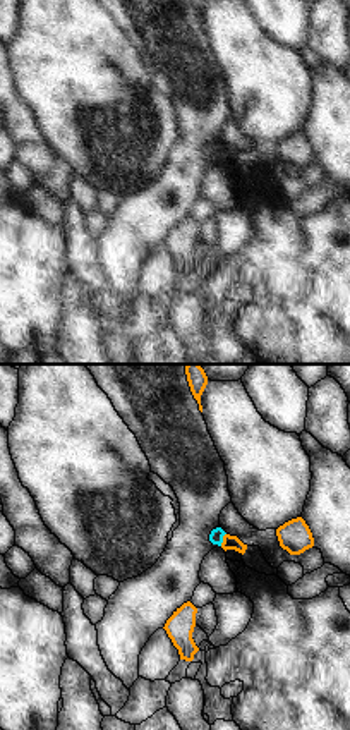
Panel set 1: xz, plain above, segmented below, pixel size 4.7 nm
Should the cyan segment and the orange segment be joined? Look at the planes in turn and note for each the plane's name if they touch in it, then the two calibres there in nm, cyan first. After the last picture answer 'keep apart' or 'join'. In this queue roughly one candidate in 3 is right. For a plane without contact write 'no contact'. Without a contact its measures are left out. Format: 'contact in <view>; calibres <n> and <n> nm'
contact in xz; calibres 70 and 60 nm

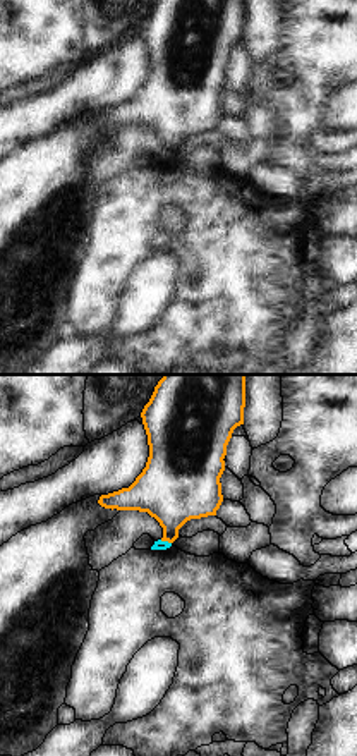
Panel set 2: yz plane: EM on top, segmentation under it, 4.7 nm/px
contact in yz; calibres 50 and 320 nm

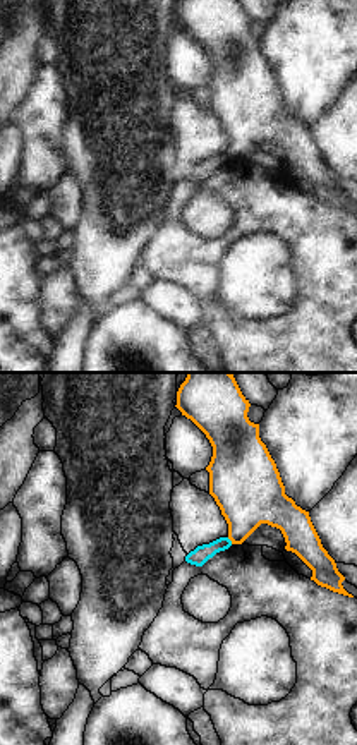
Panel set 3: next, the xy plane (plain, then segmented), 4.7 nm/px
contact in xy; calibres 80 and 320 nm

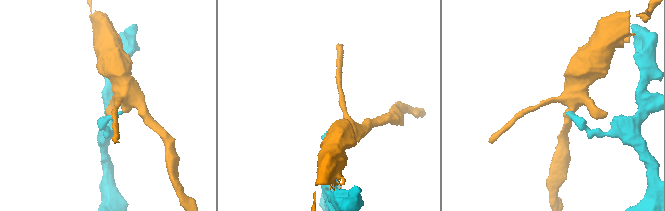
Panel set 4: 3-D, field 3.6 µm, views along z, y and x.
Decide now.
keep apart

